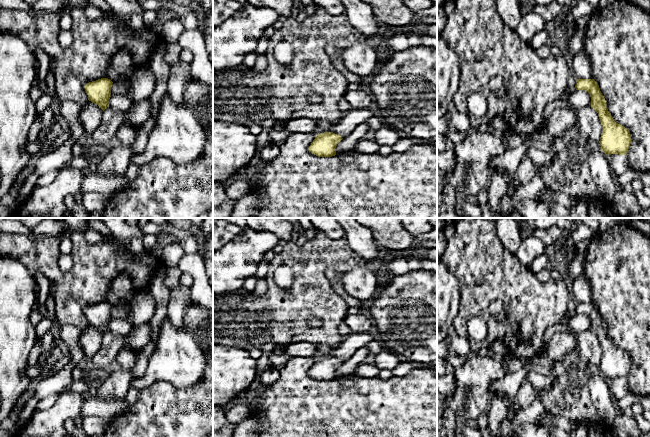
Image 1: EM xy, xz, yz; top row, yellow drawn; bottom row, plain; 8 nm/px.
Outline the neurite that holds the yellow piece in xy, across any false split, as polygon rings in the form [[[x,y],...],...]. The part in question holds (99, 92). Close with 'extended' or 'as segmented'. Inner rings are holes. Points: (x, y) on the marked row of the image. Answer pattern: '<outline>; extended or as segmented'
[[[101,78],[87,83],[85,91],[88,95],[88,100],[98,105],[104,111],[109,107],[112,83],[108,78]]]; as segmented

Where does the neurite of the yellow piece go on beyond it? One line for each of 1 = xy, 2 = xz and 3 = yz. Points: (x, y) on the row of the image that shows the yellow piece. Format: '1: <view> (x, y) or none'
1: none
2: none
3: none

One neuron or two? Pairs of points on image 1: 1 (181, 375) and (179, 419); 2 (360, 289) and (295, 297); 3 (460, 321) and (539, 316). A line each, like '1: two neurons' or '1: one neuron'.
1: two neurons
2: two neurons
3: one neuron

